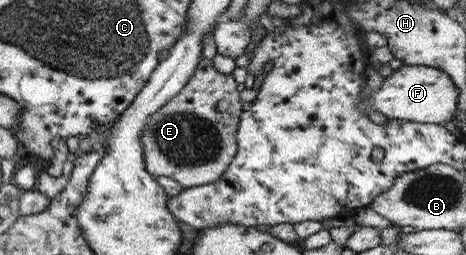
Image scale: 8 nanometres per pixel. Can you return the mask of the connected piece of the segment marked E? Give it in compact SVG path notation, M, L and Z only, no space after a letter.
M201 57L187 85L145 118L139 143L147 173L170 177L182 188L204 186L217 181L235 155L235 132L239 114L244 109L233 74L219 73L212 66L211 59Z

